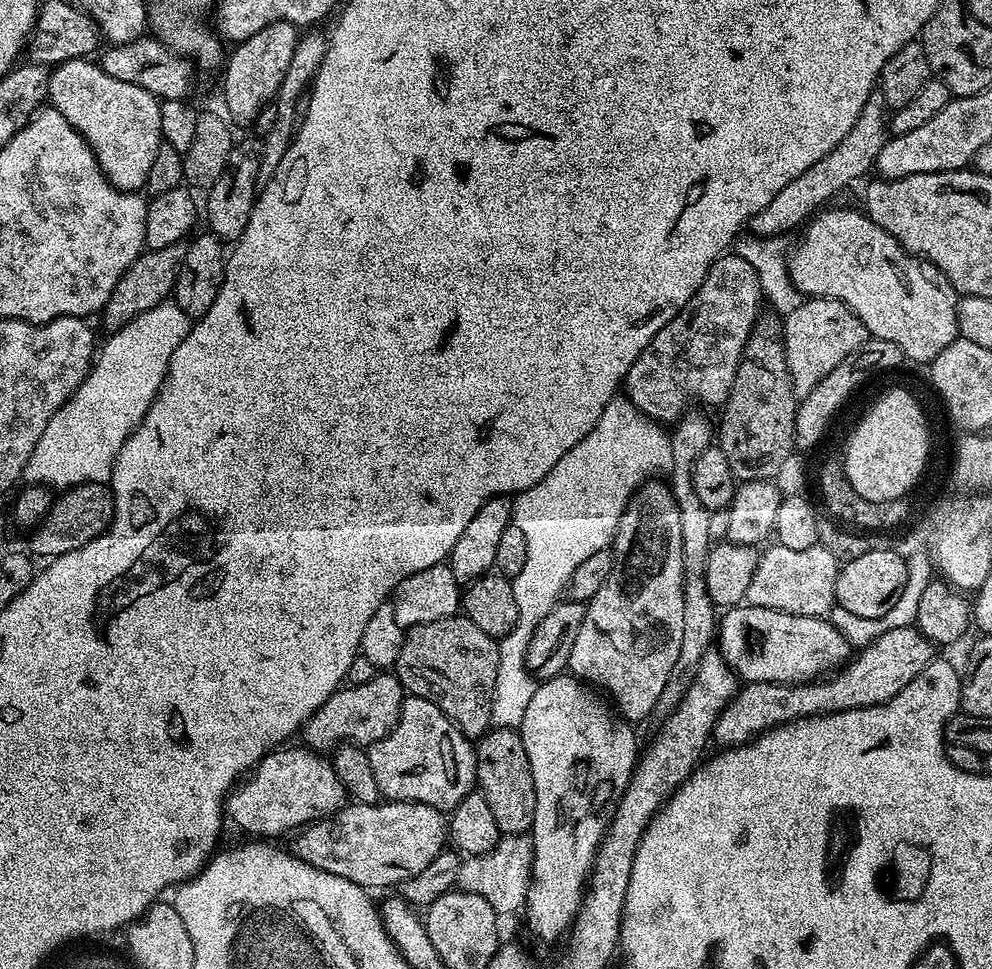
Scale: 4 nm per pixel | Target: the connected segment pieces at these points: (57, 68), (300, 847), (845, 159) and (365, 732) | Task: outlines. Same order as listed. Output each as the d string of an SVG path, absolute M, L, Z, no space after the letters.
M82 58L64 60L63 63L55 65L51 69L48 76L48 100L51 107L56 108L58 112L62 114L62 116L66 118L80 134L82 134L84 140L91 147L92 153L95 154L100 169L106 174L109 182L111 182L113 186L120 191L135 192L141 191L147 185L151 163L154 162L155 155L158 154L158 150L163 141L163 136L161 134L161 103L156 99L156 96L150 94L149 91L143 90L140 86L134 86L133 83L121 82L116 78L111 78L100 68L99 63L88 58Z
M390 800L375 804L352 802L332 813L331 816L323 816L321 820L315 820L312 824L304 825L303 828L295 833L294 839L296 841L290 845L290 851L292 855L296 856L302 862L306 862L318 870L326 870L326 874L338 874L338 878L350 878L350 882L354 882L358 886L375 890L375 888L388 888L391 884L392 887L398 886L404 880L409 880L411 876L418 875L421 870L426 870L426 866L430 866L430 862L434 862L434 858L438 858L438 854L445 851L446 841L448 840L448 826L445 813L439 812L434 806L426 806L418 802L410 802L409 800Z
M874 94L868 99L866 106L862 106L862 114L858 114L854 130L850 130L850 134L846 134L846 138L842 138L842 142L834 150L830 150L830 154L826 154L822 162L814 162L814 166L806 170L806 174L794 178L790 186L785 186L779 194L776 194L774 202L770 202L766 210L752 217L751 233L761 237L783 237L786 232L795 233L809 217L819 213L828 204L827 200L834 199L843 188L850 187L855 180L863 181L869 175L867 172L871 173L875 169L876 159L885 139L886 105L883 96Z
M377 674L372 677L370 682L341 687L340 691L335 692L335 694L309 718L308 723L304 725L302 737L304 736L305 741L303 740L303 743L313 752L328 754L341 742L359 746L367 746L378 742L382 738L386 738L386 734L390 734L390 730L394 730L394 726L400 717L400 705L404 703L405 695L406 692L404 688L401 687L399 678L395 674Z

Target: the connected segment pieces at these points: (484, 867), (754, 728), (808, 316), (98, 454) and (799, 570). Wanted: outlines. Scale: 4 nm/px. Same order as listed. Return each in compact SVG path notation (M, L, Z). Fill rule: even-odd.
M501 835L493 852L481 856L469 856L460 865L459 891L478 894L494 906L501 917L508 916L525 907L528 886L532 883L532 838L531 835Z
M909 626L898 630L886 630L873 644L863 645L843 668L827 678L806 684L745 683L732 697L732 701L720 712L714 733L715 743L720 743L720 746L748 744L761 732L769 732L770 729L777 728L779 724L789 724L792 720L803 720L810 716L825 716L831 712L845 712L855 708L885 704L898 694L898 690L902 690L902 686L914 682L914 678L918 678L918 674L922 674L922 670L926 670L926 666L930 666L930 662L937 659L937 656L937 645L927 640L919 628Z
M808 298L782 320L786 364L793 390L805 394L814 390L824 378L848 356L855 354L870 338L862 318L842 302L827 298Z
M165 302L145 312L139 312L133 320L115 329L108 341L101 343L98 355L88 373L88 377L76 389L76 395L50 418L42 438L34 446L24 467L25 481L47 485L52 490L67 490L76 484L108 484L112 478L112 467L118 450L122 450L124 439L137 428L150 410L164 376L168 372L168 363L174 350L186 338L190 327L190 318L174 302Z
M778 543L771 547L763 549L754 578L750 578L747 603L753 608L782 610L786 614L827 617L836 604L836 583L841 569L830 550L820 543L810 546L810 550L790 550Z

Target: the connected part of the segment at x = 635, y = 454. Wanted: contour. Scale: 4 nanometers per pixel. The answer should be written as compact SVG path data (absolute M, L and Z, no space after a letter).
M627 398L611 400L606 410L602 410L602 418L598 418L594 430L590 430L590 434L586 434L578 446L566 450L566 454L558 458L558 466L554 466L546 478L524 492L515 493L511 501L512 523L518 526L518 530L522 530L522 534L526 534L526 563L522 566L522 574L511 577L514 602L518 602L518 622L510 634L501 636L498 640L500 653L491 714L493 727L517 729L522 718L526 718L526 708L534 698L538 680L529 672L524 655L528 653L536 627L561 603L578 566L582 566L582 562L586 562L592 554L603 552L611 545L616 537L618 522L636 495L636 489L653 478L671 472L674 466L671 440L671 435L657 421L638 411Z

